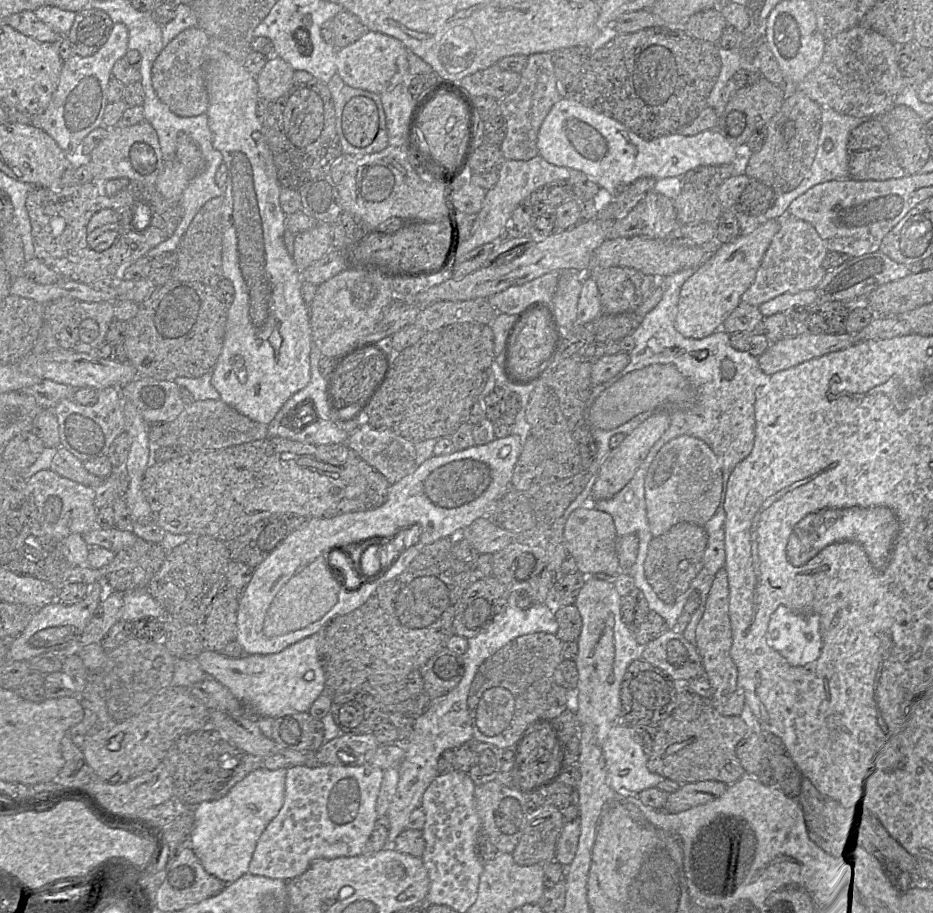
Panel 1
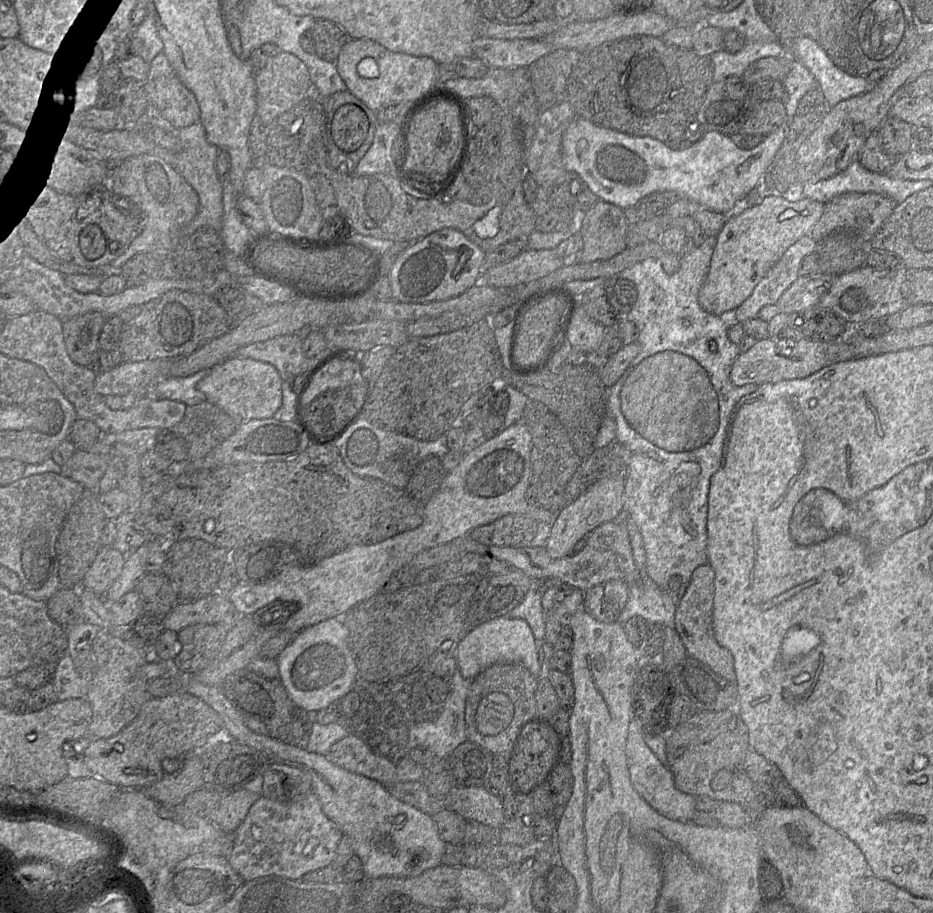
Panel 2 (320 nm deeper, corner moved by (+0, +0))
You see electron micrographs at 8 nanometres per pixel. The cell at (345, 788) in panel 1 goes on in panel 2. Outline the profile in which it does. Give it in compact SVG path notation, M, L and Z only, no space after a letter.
M307 793L291 802L278 802L261 796L249 809L245 819L233 833L228 861L244 881L264 876L300 880L305 874L334 863L342 832L323 812L315 794Z

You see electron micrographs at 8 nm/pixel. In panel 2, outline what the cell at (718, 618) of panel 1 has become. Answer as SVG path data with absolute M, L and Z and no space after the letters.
M707 563L699 566L680 599L675 613L675 630L678 632L688 656L709 666L716 674L729 682L736 683L734 658L731 652L721 646L713 630L713 604L715 595L715 572Z

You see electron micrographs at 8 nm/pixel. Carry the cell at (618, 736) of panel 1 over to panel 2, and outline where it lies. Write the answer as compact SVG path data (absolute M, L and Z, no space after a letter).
M633 718L629 725L626 757L634 789L653 809L671 820L692 822L696 811L695 797L676 788L669 767L663 764L647 746L642 724L637 718Z

